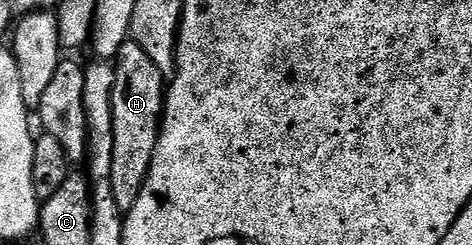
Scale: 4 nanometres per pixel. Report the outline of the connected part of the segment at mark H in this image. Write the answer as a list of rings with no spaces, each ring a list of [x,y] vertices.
[[[128,40],[113,61],[115,86],[113,87],[113,167],[111,168],[111,200],[116,210],[125,215],[137,203],[141,187],[147,178],[149,163],[157,147],[159,126],[163,123],[165,78],[161,71],[141,51],[136,41]]]

